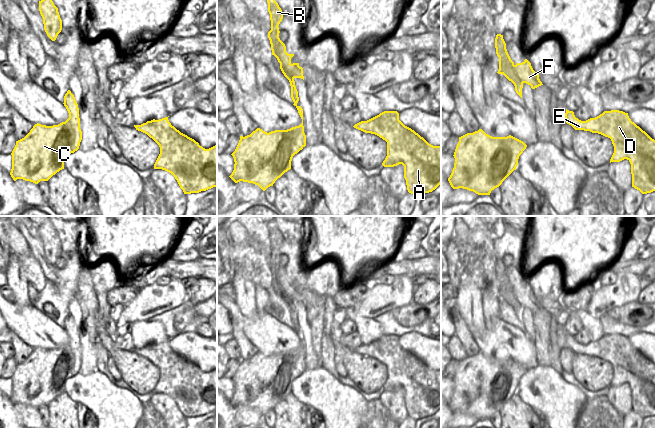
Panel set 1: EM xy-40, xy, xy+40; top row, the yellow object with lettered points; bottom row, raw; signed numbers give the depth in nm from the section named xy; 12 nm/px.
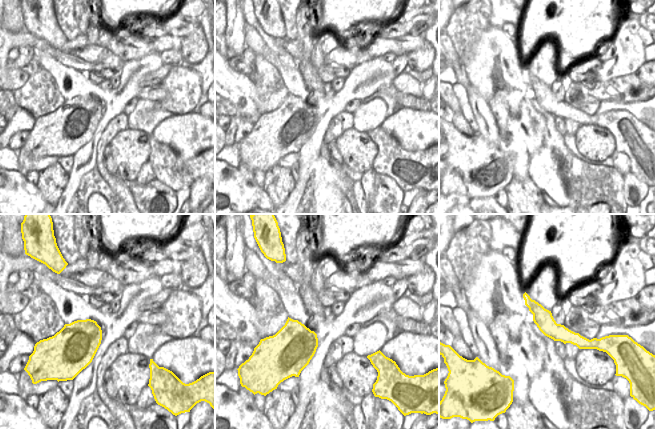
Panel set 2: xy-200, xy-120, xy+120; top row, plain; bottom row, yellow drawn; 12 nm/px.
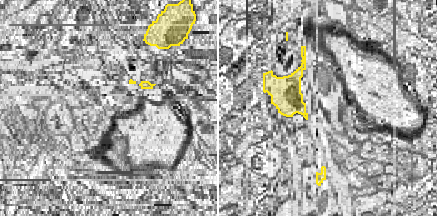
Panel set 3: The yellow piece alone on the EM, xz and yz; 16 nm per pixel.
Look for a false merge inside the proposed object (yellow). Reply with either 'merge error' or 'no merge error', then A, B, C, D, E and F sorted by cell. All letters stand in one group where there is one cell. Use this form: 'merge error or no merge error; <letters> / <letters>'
merge error; A B D E F / C

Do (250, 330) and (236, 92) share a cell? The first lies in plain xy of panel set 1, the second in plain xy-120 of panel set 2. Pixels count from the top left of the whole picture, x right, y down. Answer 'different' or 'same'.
same

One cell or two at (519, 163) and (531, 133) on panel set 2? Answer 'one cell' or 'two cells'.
one cell

